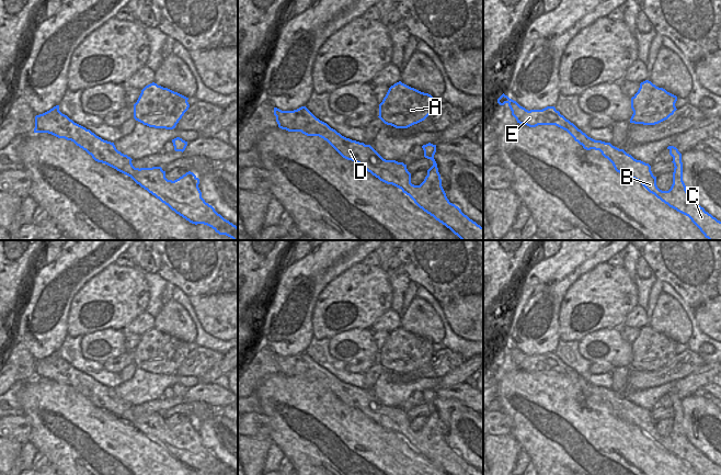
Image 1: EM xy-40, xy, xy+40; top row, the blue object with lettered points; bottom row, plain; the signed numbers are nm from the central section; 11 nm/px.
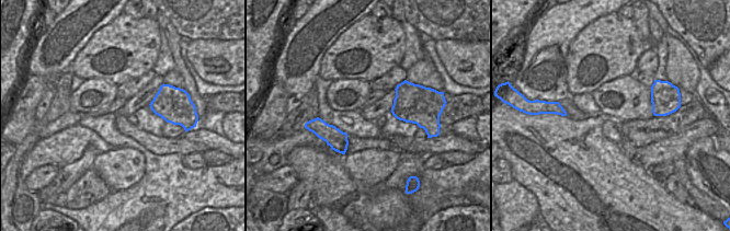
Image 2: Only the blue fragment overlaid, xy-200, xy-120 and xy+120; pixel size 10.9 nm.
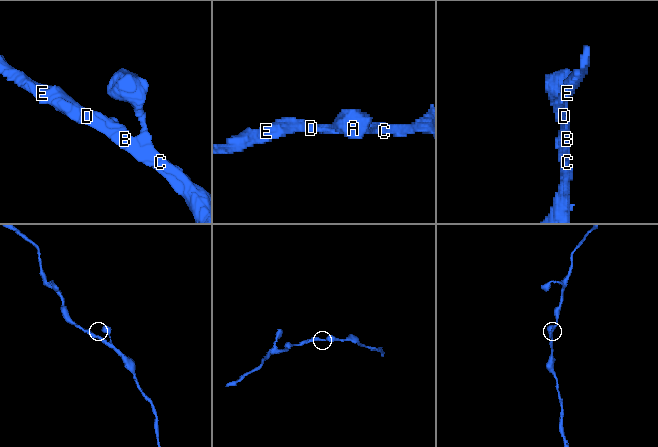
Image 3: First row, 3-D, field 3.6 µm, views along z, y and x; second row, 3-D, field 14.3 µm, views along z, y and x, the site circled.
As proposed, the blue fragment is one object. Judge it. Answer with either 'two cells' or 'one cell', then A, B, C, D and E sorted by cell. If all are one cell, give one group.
one cell | A B C D E

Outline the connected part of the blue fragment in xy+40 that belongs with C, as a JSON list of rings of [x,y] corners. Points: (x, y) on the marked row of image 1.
[[[504,93],[497,99],[500,105],[508,104],[512,115],[517,123],[536,127],[538,125],[556,125],[566,131],[575,142],[584,149],[599,150],[614,166],[615,170],[628,178],[639,181],[650,193],[677,212],[688,216],[709,240],[721,240],[721,222],[698,205],[688,194],[683,181],[682,154],[674,146],[668,146],[670,155],[673,157],[674,172],[673,184],[668,191],[662,191],[656,185],[656,177],[651,171],[651,166],[634,159],[623,149],[613,146],[610,143],[595,140],[579,129],[566,120],[554,106],[542,110],[526,110],[516,101]]]

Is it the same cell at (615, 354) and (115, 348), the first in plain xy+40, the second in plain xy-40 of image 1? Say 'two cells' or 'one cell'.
one cell

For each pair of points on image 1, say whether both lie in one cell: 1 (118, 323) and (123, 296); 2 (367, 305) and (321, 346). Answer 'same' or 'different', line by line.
1: same
2: different

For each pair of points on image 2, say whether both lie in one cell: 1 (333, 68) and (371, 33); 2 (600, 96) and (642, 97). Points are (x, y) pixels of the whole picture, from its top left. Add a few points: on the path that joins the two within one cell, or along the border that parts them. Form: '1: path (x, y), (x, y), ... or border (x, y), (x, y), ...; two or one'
1: path (334, 56), (341, 50), (358, 45); one
2: path (611, 96), (619, 92), (625, 96), (631, 96); one

